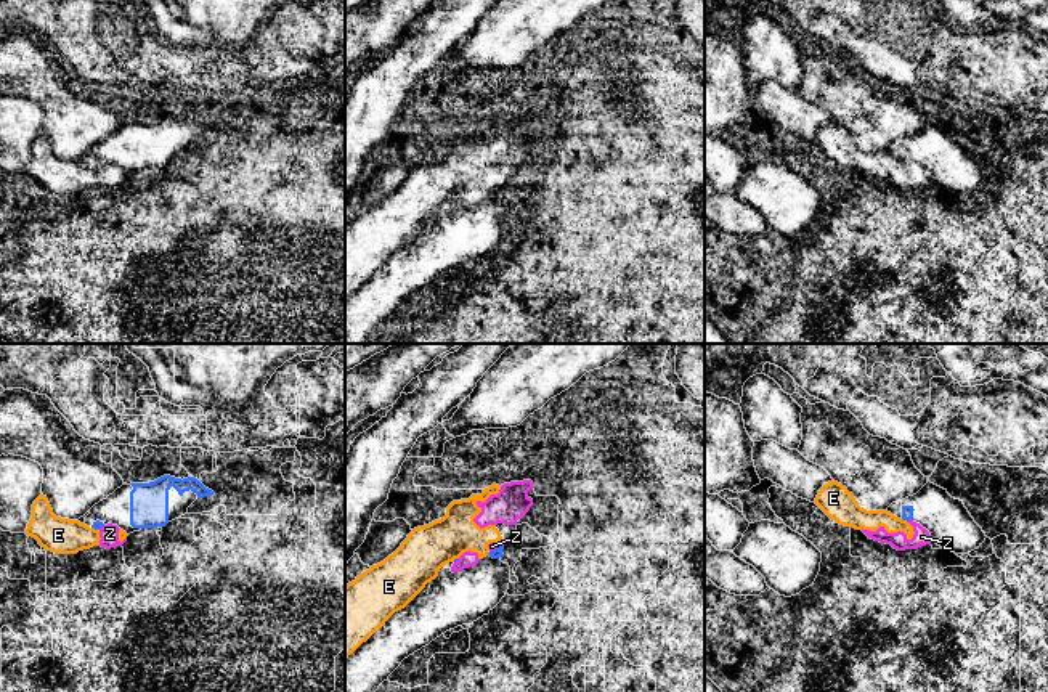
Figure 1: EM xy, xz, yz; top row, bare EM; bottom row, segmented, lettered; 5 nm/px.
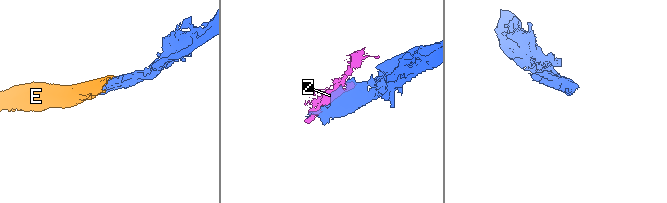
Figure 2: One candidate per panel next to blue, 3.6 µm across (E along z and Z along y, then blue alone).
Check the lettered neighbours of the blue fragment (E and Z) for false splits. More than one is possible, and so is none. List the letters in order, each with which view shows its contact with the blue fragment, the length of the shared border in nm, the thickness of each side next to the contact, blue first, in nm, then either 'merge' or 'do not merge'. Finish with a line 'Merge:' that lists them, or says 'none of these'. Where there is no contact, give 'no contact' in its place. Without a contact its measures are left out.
E: yz | 40 nm | 60/120 nm | do not merge
Z: yz | 30 nm | 60/90 nm | do not merge
Merge: none of these

